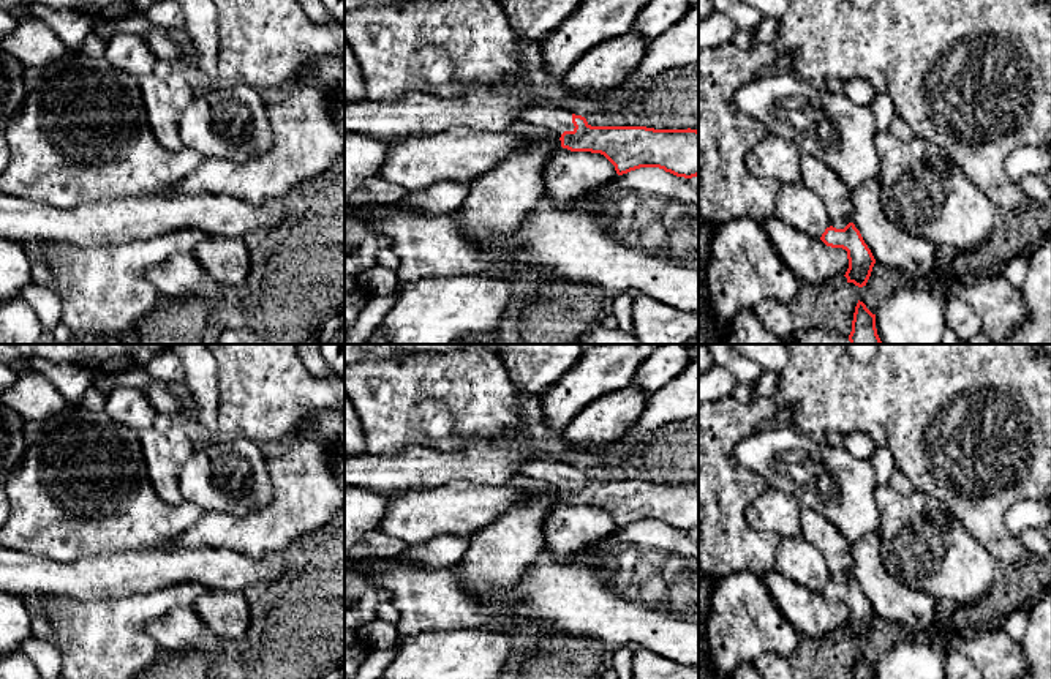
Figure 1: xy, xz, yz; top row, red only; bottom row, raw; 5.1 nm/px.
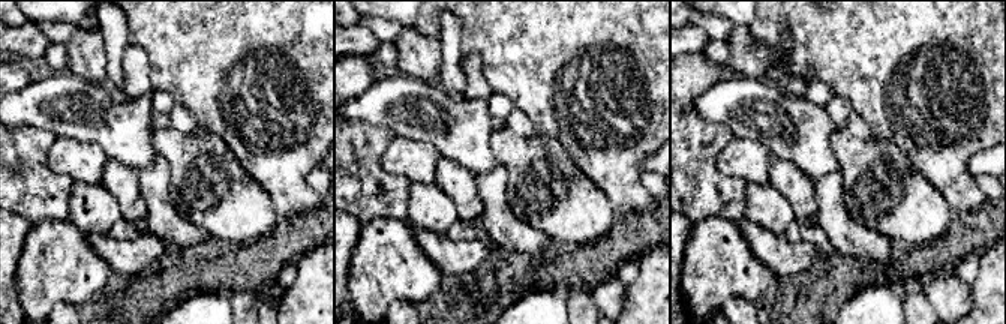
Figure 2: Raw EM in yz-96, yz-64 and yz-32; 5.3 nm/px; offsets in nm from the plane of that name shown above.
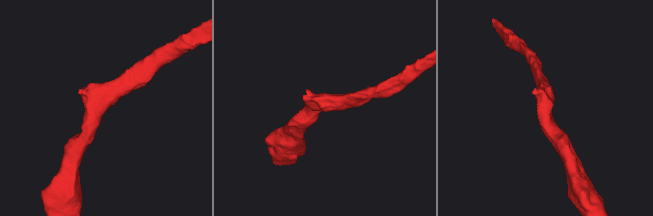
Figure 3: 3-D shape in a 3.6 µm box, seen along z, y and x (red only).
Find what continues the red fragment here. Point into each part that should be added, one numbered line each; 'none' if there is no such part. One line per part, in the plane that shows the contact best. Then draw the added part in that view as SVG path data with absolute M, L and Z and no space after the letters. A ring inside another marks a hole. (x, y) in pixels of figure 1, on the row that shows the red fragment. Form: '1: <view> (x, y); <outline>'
1: xz (541, 114); M533 101L522 112L520 122L548 129L561 137L564 131L574 131L572 114L561 114L555 106L544 101Z

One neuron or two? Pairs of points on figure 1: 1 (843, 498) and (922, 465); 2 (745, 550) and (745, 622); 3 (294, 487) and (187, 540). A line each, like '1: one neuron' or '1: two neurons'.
1: two neurons
2: two neurons
3: one neuron

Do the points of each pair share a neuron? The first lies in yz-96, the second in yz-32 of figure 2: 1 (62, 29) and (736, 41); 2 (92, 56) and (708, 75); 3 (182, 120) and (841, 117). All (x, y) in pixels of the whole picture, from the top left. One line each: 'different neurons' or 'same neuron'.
1: different neurons
2: same neuron
3: different neurons

